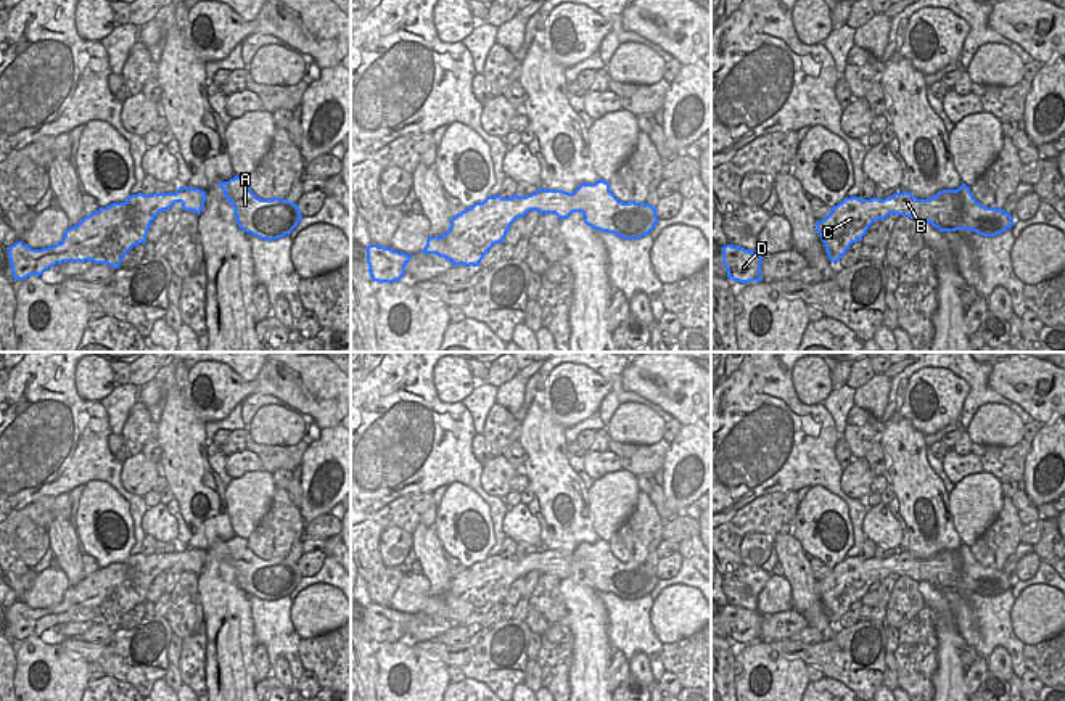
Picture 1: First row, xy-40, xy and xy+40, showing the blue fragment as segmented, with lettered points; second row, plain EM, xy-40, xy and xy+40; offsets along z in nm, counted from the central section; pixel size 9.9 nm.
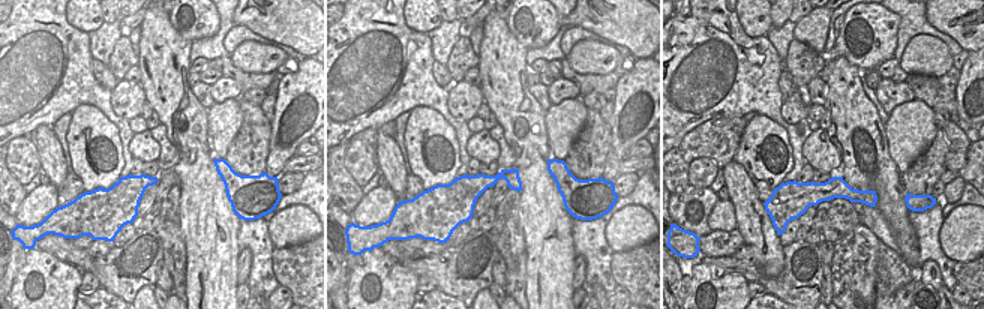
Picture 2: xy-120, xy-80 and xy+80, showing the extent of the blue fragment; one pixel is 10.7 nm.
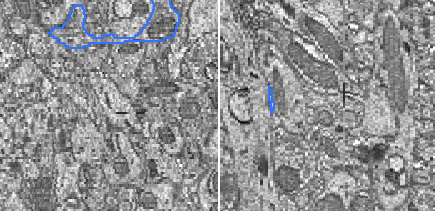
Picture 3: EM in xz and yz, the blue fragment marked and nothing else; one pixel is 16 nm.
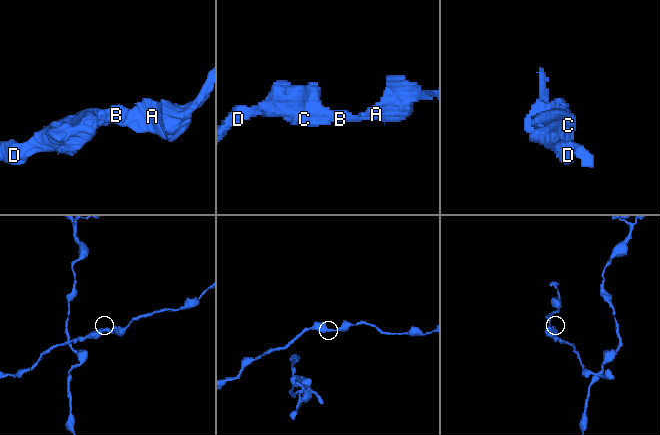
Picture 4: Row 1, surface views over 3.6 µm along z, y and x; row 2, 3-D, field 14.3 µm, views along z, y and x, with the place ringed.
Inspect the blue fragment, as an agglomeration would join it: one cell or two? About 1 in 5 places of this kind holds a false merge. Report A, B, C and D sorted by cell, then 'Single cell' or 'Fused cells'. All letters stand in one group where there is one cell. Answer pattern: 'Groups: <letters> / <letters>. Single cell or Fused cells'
Groups: A B C D. Single cell

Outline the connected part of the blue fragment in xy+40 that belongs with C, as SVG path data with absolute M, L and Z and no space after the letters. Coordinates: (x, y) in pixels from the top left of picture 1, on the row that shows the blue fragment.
M965 183L957 190L938 191L928 199L917 199L909 191L896 191L885 199L851 196L816 222L830 262L838 262L875 220L885 220L890 214L928 222L940 232L970 230L981 236L1001 235L1014 225L1014 217L1004 209L981 206Z

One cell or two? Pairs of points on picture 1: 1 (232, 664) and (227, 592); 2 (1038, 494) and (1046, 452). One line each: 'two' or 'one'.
1: one
2: one

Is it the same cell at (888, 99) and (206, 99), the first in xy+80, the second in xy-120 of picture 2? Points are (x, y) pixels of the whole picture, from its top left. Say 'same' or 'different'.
different

